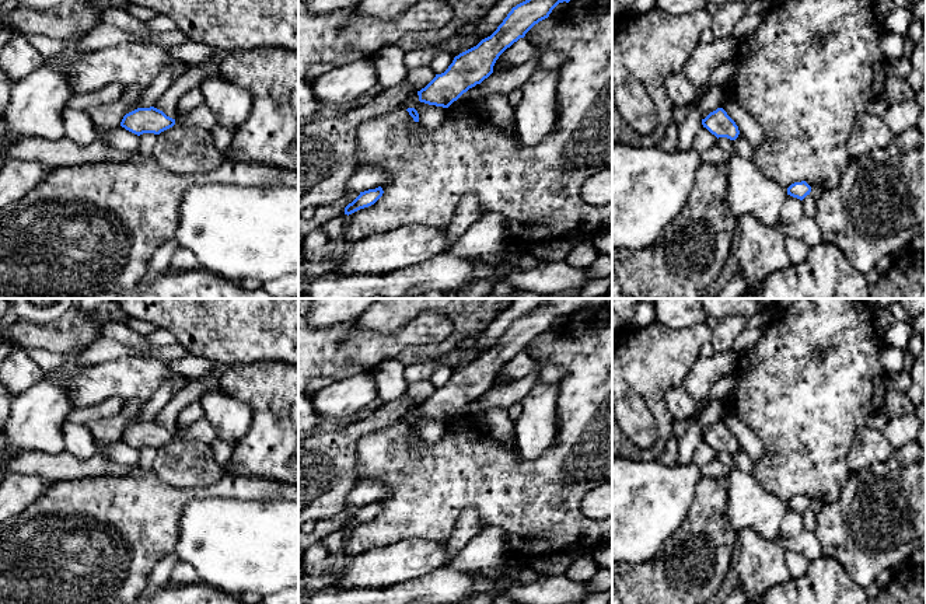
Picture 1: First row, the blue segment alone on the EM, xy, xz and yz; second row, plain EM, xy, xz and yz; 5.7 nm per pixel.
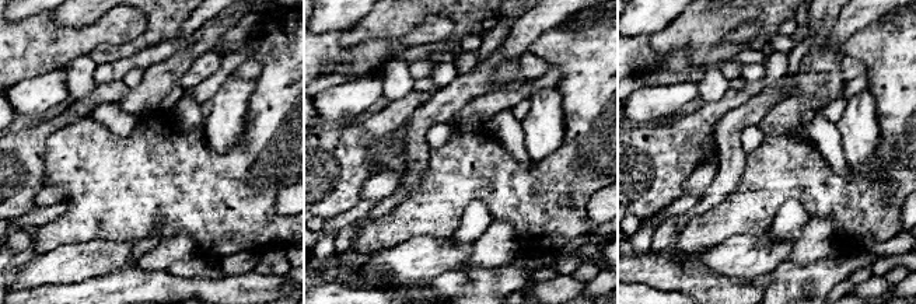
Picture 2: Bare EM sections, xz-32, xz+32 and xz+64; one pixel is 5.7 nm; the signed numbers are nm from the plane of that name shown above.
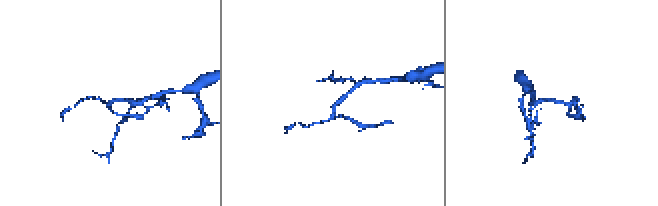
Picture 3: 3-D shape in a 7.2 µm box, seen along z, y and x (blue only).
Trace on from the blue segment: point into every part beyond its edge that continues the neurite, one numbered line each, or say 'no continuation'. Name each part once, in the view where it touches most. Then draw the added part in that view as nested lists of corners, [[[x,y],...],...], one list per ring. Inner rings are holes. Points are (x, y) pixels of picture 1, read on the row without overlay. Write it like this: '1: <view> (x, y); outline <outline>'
no continuation

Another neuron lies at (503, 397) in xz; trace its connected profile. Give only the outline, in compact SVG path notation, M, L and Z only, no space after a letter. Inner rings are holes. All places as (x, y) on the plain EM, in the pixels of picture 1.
M546 360L535 362L537 370L534 373L517 381L513 381L509 385L492 387L481 398L476 398L475 401L464 406L450 420L457 422L459 425L475 423L476 426L479 426L481 419L485 416L488 411L493 408L507 409L513 404L521 401L537 383L541 369L548 364Z

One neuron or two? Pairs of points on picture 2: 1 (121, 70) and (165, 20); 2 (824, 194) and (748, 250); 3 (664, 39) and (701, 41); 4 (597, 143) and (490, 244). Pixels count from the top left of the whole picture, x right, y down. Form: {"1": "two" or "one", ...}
{"1": "two", "2": "two", "3": "one", "4": "two"}

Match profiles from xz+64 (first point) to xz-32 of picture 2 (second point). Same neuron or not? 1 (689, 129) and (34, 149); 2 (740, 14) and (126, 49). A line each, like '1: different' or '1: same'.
1: same
2: same

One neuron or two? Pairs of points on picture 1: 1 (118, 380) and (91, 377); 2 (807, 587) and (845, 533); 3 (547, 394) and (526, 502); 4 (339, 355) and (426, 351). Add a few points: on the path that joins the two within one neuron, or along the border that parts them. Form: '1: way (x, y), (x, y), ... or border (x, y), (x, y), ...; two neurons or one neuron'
1: way (111, 380), (98, 380); one neuron
2: border (824, 554), (834, 558), (852, 579); two neurons
3: border (555, 432), (545, 451), (533, 458), (520, 456); two neurons
4: border (432, 344), (408, 345), (394, 356); two neurons

